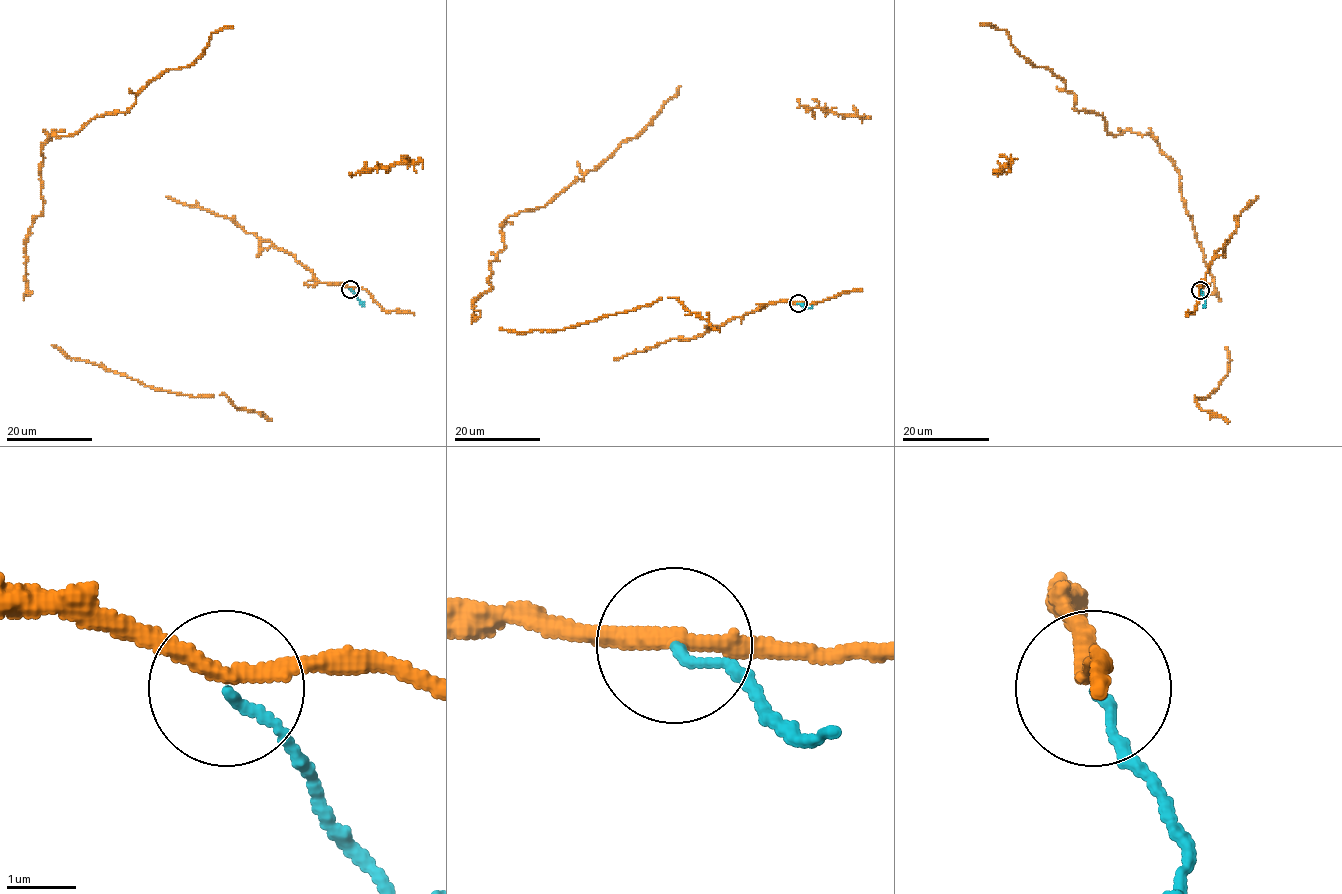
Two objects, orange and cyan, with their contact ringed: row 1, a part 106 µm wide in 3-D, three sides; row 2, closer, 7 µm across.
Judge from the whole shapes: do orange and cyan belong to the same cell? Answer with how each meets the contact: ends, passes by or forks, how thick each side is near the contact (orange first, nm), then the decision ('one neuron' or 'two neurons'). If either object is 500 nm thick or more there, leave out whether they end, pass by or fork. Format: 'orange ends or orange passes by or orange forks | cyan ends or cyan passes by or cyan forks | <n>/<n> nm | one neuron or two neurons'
orange passes by | cyan ends | 240/130 nm | two neurons

